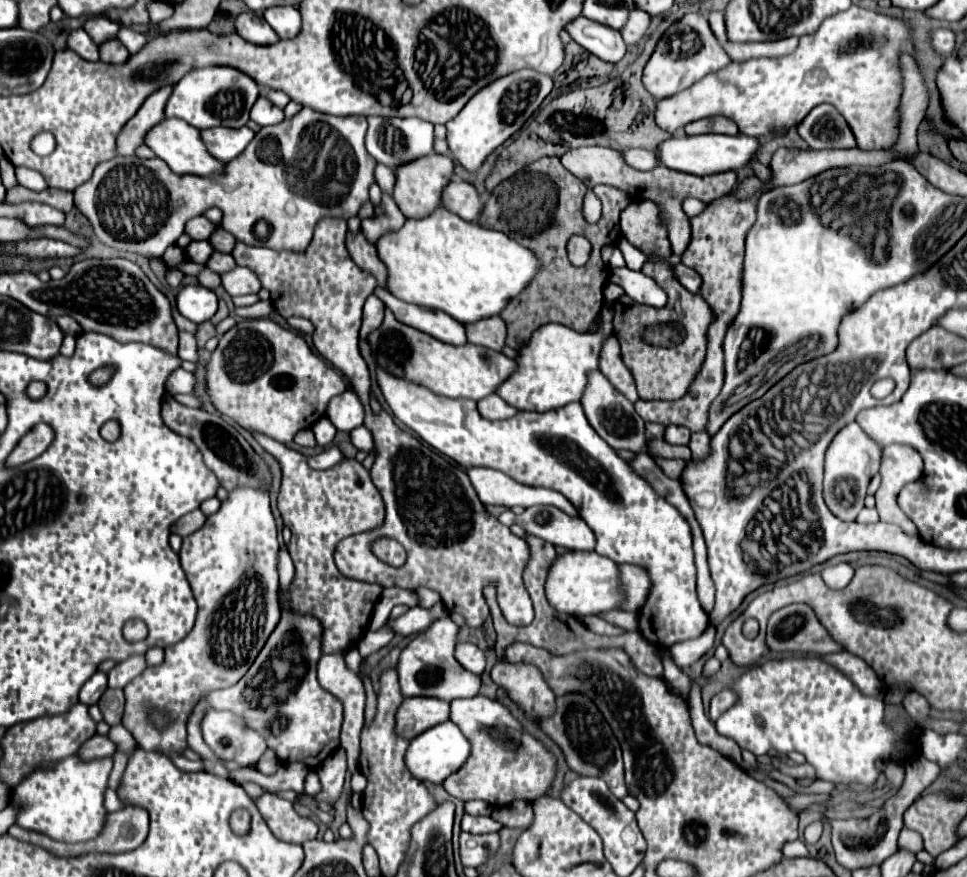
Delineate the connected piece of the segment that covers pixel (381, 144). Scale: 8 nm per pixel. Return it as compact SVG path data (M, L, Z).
M370 116L368 118L368 134L366 134L366 150L368 154L390 168L398 168L402 164L414 162L418 158L424 158L434 152L432 142L434 142L434 126L426 120L420 118L378 118Z

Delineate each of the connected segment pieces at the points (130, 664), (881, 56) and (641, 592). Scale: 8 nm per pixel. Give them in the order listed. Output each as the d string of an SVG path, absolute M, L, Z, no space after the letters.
M132 654L124 662L118 662L110 672L108 672L108 686L110 688L124 688L130 680L140 676L146 670L146 658L144 654Z
M850 6L846 12L826 18L826 22L822 22L822 26L814 34L802 36L800 46L790 56L732 62L730 66L726 66L726 70L720 70L718 74L708 74L690 90L684 90L674 98L660 100L656 110L656 122L660 128L676 132L678 128L684 128L686 124L700 118L726 116L734 120L740 132L746 136L772 138L772 134L780 134L782 130L798 126L814 106L828 102L834 104L836 110L846 118L848 126L854 132L858 148L882 150L892 146L898 136L898 102L902 90L896 64L898 52L912 54L908 24L872 10L864 10L860 6Z
M622 564L620 574L622 574L622 586L626 586L626 592L628 592L626 610L638 612L644 606L652 588L650 576L648 572L640 572L640 566L634 566L634 564Z

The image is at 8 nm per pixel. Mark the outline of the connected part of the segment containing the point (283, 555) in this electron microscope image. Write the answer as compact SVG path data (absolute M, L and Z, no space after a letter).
M282 546L280 548L280 590L290 588L292 580L294 580L294 564L288 550Z

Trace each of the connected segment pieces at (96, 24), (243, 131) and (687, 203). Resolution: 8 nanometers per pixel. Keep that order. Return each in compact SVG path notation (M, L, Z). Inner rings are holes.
M90 18L90 20L84 24L84 30L94 38L94 42L102 44L102 42L114 40L114 38L118 36L120 24L108 20L108 18Z
M248 126L242 128L210 128L202 130L202 138L206 148L222 162L230 162L244 152L244 148L254 138L254 132Z
M684 198L682 200L682 208L688 214L688 218L692 218L694 214L700 214L702 212L702 206L706 206L706 204L700 202L698 198Z

